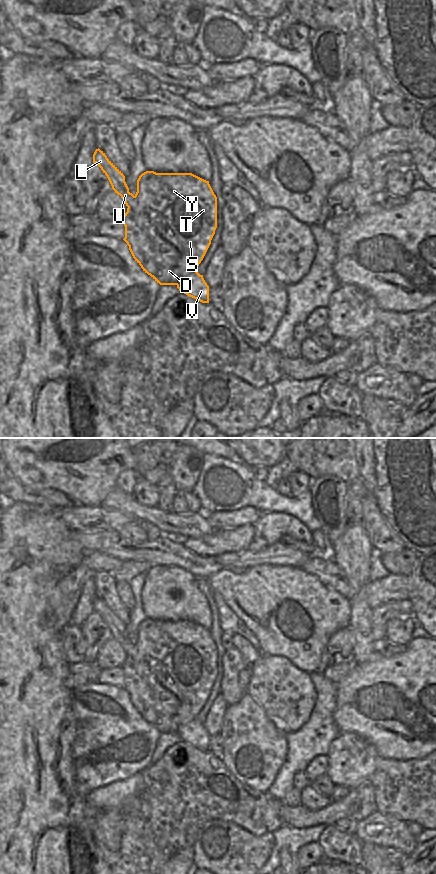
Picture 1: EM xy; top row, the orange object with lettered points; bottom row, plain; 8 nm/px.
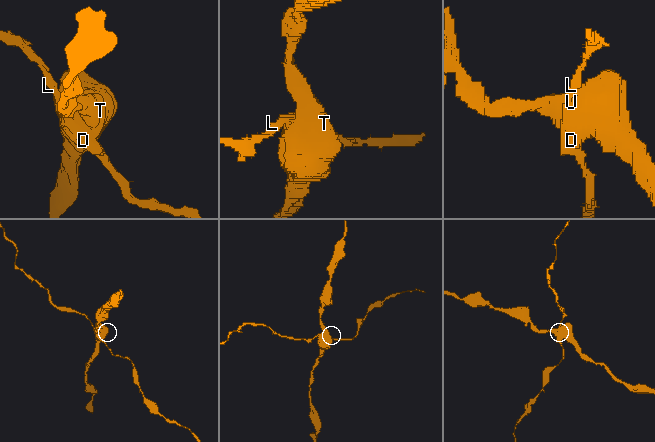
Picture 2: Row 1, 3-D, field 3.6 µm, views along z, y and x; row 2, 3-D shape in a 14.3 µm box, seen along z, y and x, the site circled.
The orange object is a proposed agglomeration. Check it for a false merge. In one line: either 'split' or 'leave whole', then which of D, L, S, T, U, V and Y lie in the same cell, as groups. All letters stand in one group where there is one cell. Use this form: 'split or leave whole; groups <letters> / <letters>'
split; groups D S T Y / L U V

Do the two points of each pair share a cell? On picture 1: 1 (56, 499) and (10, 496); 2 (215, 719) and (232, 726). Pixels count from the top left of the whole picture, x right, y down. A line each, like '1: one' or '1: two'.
1: one
2: two

